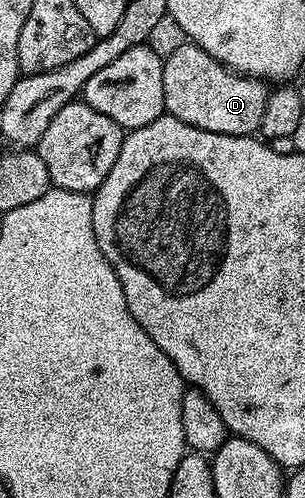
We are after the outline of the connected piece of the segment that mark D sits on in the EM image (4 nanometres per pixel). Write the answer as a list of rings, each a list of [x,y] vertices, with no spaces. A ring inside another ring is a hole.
[[[185,43],[178,45],[169,54],[165,54],[164,67],[164,107],[171,117],[180,119],[180,123],[188,123],[192,127],[200,127],[204,131],[216,131],[220,135],[236,135],[249,137],[257,134],[264,119],[264,105],[268,103],[270,89],[267,82],[259,81],[257,77],[245,77],[236,73],[226,65],[221,65],[208,51],[198,45]]]

